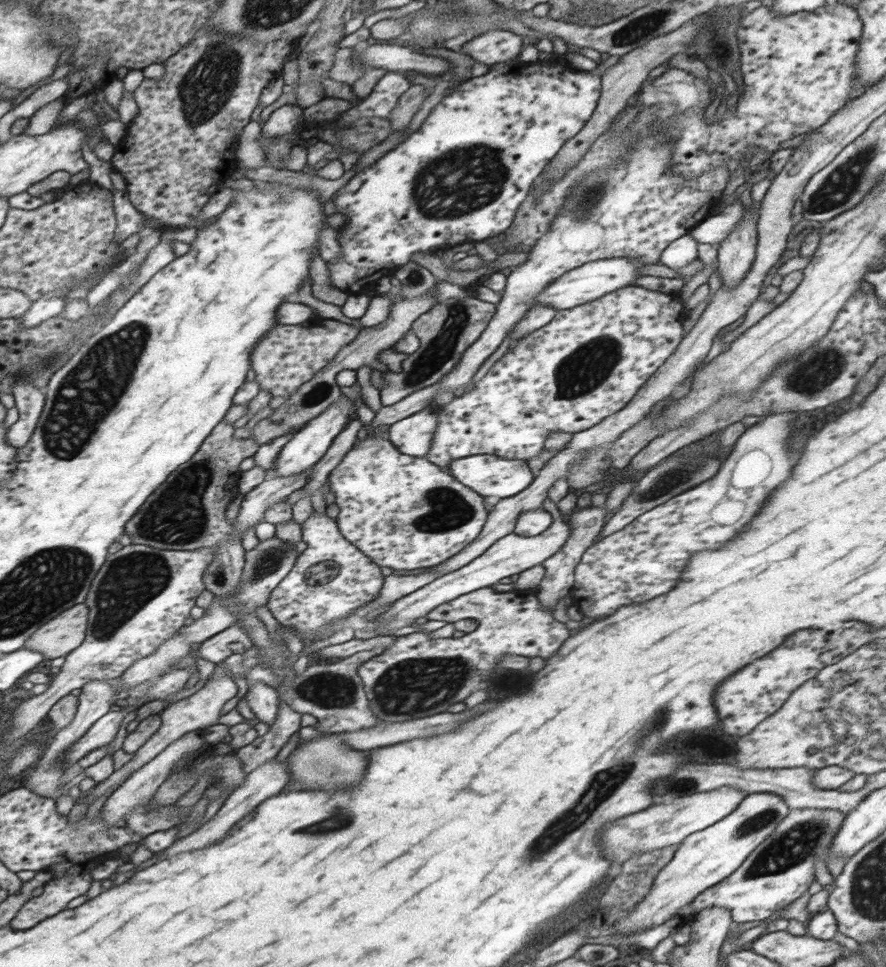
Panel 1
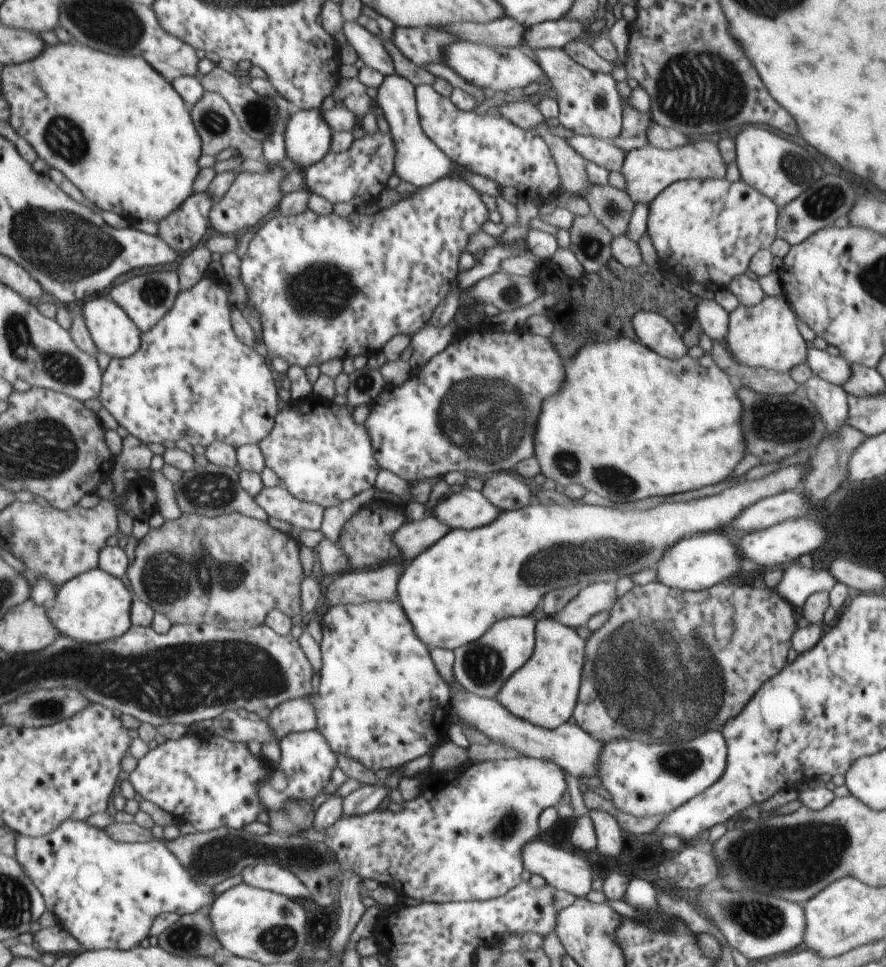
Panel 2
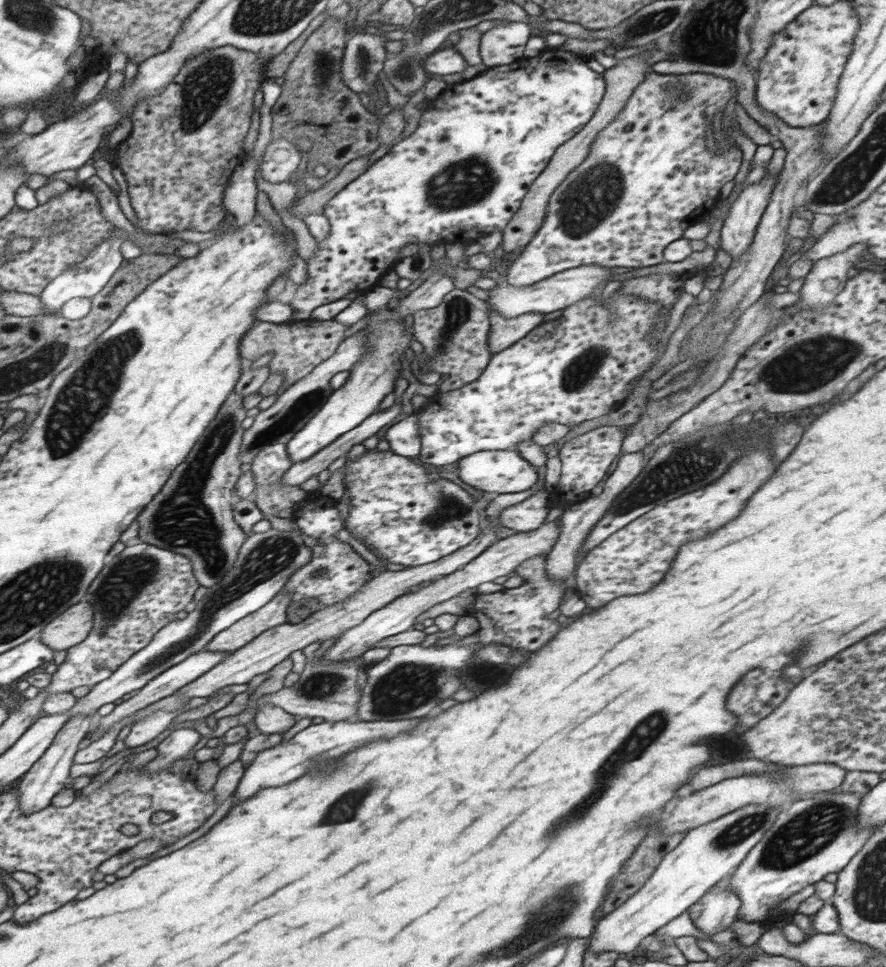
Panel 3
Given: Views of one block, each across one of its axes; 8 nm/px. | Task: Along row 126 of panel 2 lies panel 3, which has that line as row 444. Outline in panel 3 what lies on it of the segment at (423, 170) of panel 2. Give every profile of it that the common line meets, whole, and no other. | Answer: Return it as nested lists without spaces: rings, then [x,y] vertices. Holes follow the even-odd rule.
[[[415,413],[400,422],[396,422],[391,428],[388,428],[385,439],[390,444],[389,451],[404,458],[415,459],[420,455],[421,438],[418,434],[418,415]]]

